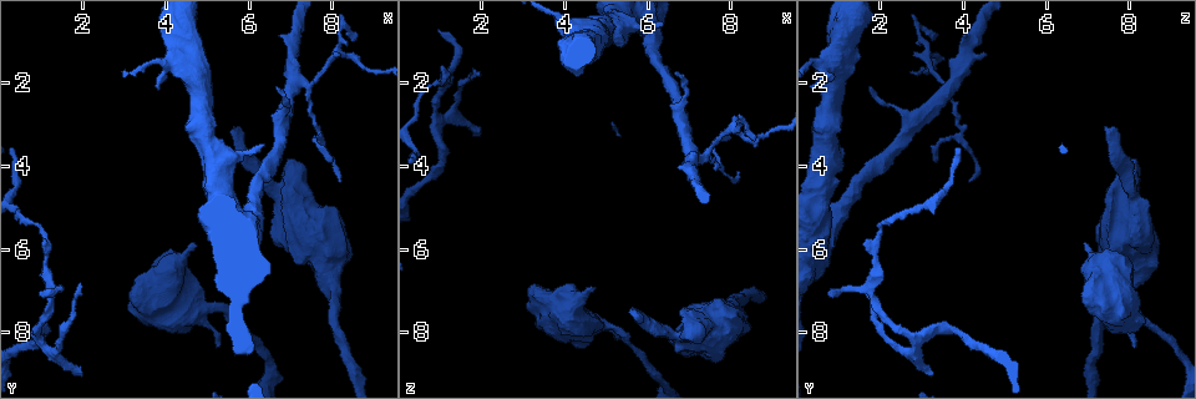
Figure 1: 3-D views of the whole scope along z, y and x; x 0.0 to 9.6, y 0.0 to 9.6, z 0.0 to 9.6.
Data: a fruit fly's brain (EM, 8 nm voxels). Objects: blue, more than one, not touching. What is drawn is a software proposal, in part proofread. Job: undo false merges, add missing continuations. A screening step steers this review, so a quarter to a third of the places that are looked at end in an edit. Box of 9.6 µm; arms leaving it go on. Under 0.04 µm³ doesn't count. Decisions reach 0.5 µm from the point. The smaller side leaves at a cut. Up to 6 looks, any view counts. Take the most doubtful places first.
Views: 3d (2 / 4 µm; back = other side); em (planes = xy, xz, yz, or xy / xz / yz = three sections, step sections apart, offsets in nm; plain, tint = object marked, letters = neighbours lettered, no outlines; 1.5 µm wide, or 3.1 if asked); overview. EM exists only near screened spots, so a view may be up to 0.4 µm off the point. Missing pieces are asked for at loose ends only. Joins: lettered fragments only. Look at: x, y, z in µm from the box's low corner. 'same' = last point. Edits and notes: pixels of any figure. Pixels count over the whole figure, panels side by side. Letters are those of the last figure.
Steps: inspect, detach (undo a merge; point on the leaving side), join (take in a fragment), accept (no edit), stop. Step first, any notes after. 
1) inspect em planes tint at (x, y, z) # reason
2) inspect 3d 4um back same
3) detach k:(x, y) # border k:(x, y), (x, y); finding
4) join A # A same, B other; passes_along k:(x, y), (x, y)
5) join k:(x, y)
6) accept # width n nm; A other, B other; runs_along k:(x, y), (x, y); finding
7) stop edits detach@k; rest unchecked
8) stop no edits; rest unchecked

inspect 3d 2um at (5.65, 3.00, 7.45) # long arm stops here

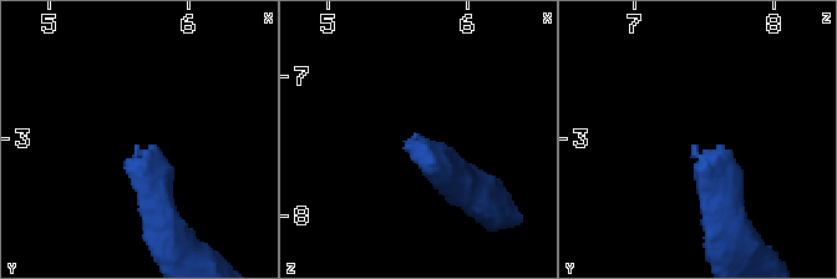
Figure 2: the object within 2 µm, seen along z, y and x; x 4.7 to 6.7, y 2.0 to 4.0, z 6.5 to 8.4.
inspect em planes letters at (5.66, 3.04, 7.40)

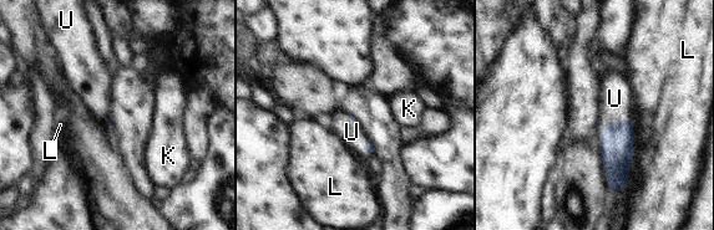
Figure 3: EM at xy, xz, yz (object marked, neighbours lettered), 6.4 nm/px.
join U # longest_contact U 260 nm; K other, L other, U same; passes_along 3:(616, 147), (607, 123), (614, 98); it goes on there

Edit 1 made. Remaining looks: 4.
inspect 3d 4um at (8.20, 4.30, 4.15) # tapers out

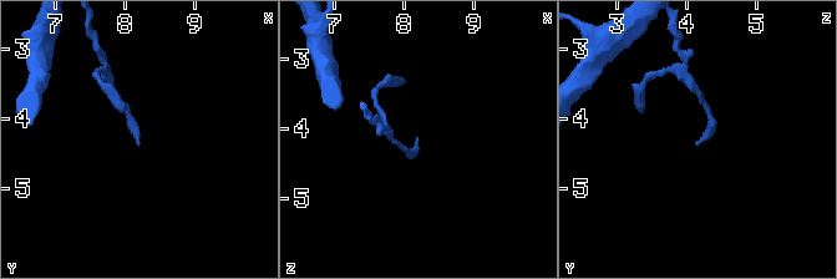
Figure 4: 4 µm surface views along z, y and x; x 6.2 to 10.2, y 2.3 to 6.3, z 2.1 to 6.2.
inspect em yz step 8 letters at (8.20, 4.35, 4.10)

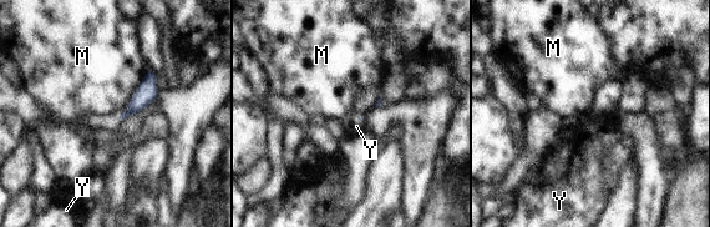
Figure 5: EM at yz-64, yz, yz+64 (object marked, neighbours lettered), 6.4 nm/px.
inspect em planes letters same # cut it another way

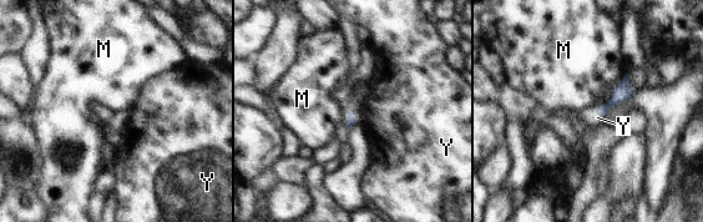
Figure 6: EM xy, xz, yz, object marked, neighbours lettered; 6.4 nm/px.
accept # M other, Y other; border 6:(622, 77), (617, 84); no lettered fragment goes on from it

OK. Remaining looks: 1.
inspect em xz step 8 letters at (2.00, 9.05, 3.30) # an open end

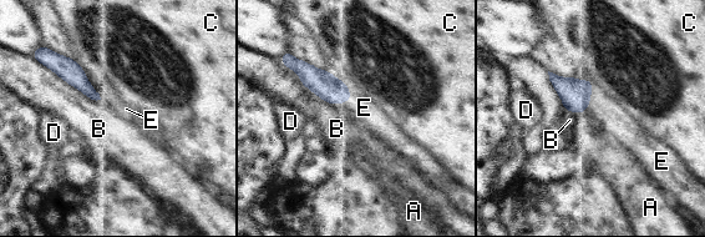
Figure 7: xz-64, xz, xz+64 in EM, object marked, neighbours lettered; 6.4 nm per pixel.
join E # A other, B other, C other, D other, E same; passes_along 7:(576, 94), (589, 99), (618, 122); it goes on there

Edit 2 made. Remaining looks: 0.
stop edits join@3, join@7; rest unchecked

